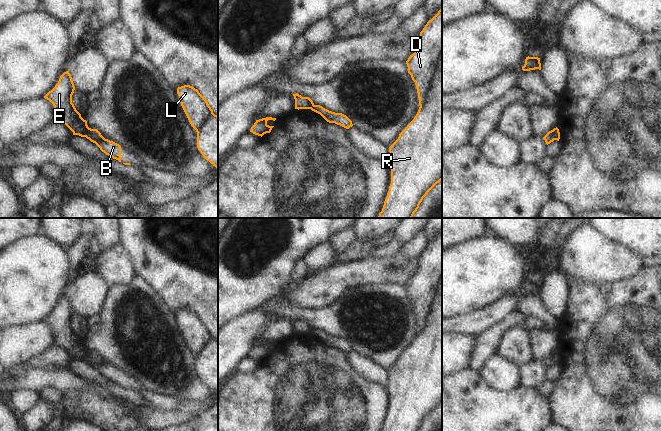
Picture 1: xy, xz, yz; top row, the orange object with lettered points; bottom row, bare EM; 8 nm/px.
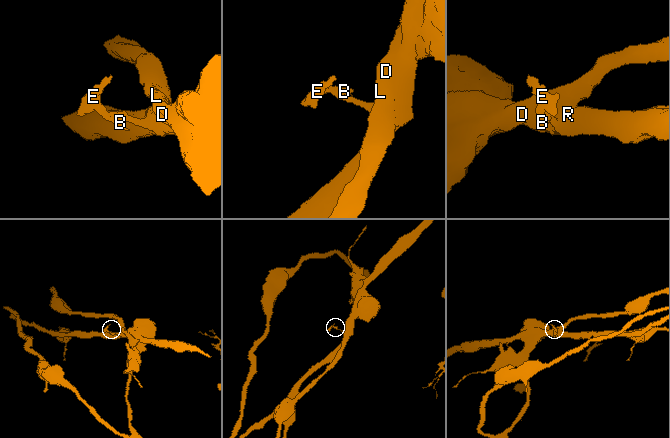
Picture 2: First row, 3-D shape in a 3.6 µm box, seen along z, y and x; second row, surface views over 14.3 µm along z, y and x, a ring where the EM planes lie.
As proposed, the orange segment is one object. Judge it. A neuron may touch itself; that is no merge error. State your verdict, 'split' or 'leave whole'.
split

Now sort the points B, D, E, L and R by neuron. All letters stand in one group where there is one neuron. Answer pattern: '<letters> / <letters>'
B E / D L R

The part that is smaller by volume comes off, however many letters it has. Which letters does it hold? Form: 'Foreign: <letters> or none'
Foreign: B, E

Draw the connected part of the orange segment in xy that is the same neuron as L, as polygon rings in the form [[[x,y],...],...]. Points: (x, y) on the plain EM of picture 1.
[[[178,311],[177,318],[191,350],[197,356],[198,374],[218,393],[218,340],[194,311]]]

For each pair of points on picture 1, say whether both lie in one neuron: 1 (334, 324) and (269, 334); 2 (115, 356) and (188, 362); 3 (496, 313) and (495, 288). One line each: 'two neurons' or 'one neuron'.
1: two neurons
2: one neuron
3: two neurons

